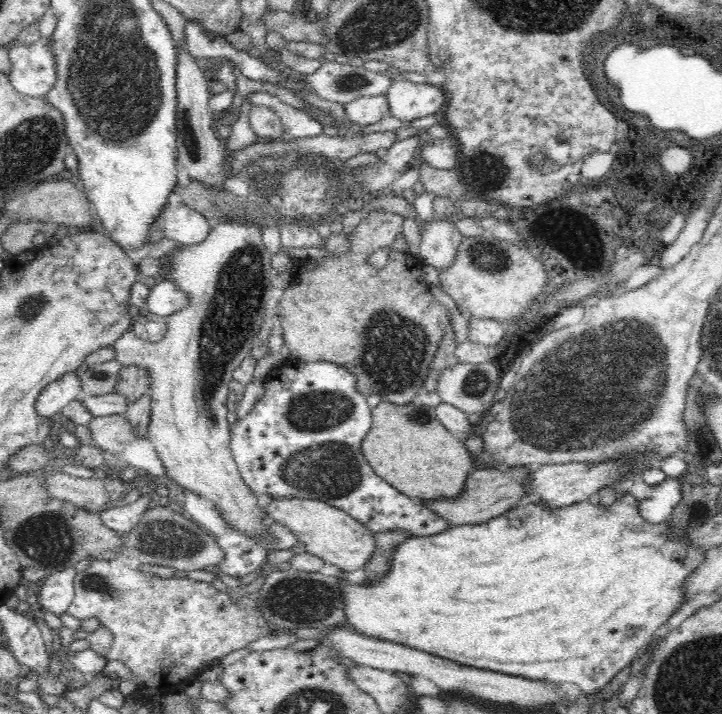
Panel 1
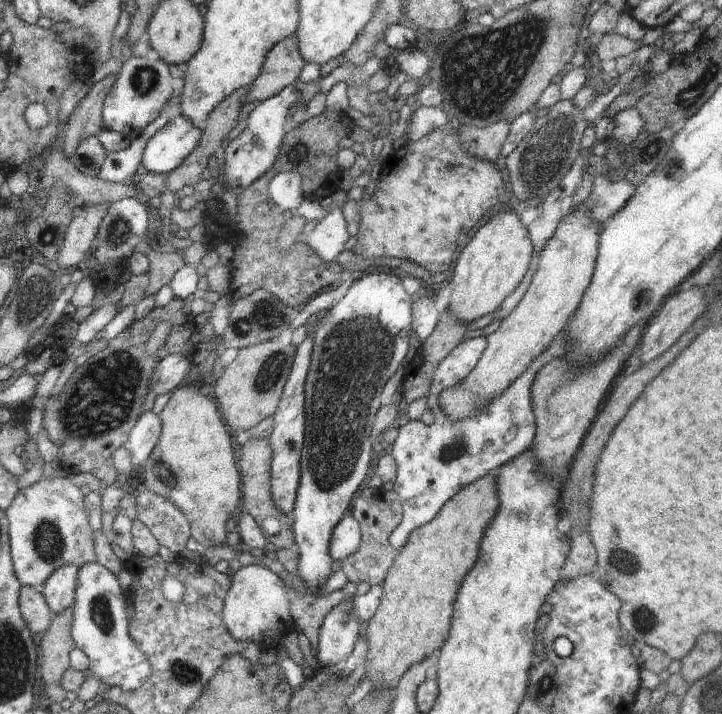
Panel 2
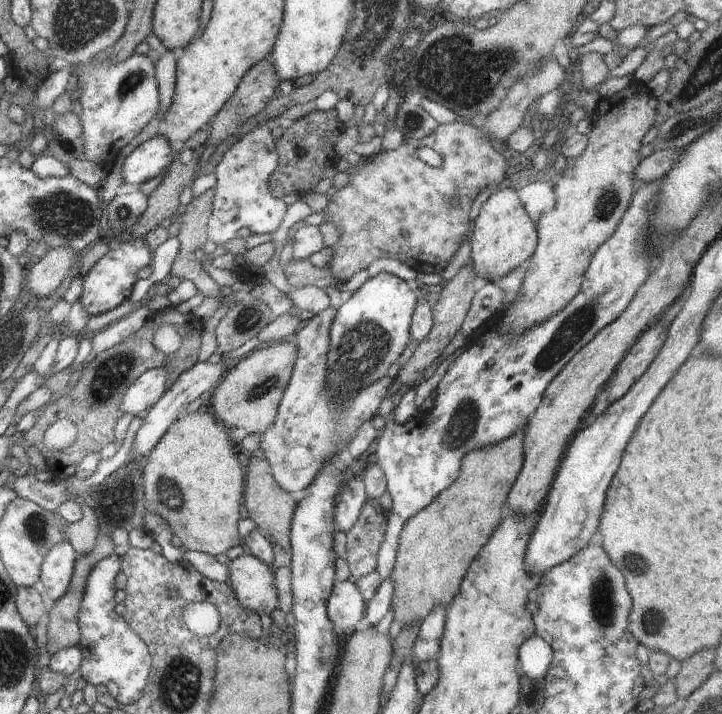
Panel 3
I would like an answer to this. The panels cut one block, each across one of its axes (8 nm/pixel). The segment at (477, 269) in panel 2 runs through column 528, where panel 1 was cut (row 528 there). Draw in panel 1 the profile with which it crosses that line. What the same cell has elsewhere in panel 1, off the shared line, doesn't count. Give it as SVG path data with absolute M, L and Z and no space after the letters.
M218 221L204 242L182 245L180 250L174 249L164 257L162 278L174 282L182 292L186 292L186 296L190 296L190 304L184 310L178 310L165 318L166 334L163 339L155 343L144 341L135 336L131 325L113 344L116 362L122 367L142 367L150 375L151 419L147 436L165 466L163 478L178 482L192 492L210 499L223 514L227 525L254 539L269 537L268 514L265 514L253 490L243 481L233 459L231 425L226 421L226 397L233 374L244 358L251 354L260 326L266 320L269 306L276 297L271 282L275 276L271 266L273 254L264 246L262 235L263 228L250 221Z

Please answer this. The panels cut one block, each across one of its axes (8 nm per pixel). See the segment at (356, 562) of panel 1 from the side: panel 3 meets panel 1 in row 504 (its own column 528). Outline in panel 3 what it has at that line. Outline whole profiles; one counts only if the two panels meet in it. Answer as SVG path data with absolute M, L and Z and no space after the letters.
M636 78L626 89L609 97L599 97L586 150L581 157L576 158L573 168L565 168L562 172L555 173L556 204L550 212L542 215L537 224L537 245L528 262L521 289L501 320L504 331L517 335L529 329L531 332L532 327L548 321L551 316L568 306L579 293L593 254L616 232L630 206L636 189L633 172L642 160L638 151L642 147L642 138L646 136L646 132L656 125L656 117L657 98L644 82L639 82Z

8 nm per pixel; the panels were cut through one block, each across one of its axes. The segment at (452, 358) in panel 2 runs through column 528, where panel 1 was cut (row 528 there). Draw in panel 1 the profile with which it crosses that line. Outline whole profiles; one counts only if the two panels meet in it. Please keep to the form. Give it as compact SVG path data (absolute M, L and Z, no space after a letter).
M296 359L294 366L275 366L265 377L265 383L263 397L242 420L230 426L230 446L233 452L233 459L237 464L243 481L253 490L261 504L266 504L270 499L302 498L322 500L322 502L326 502L326 504L330 504L334 508L347 512L350 517L356 518L356 521L359 521L360 524L374 533L398 530L408 533L408 536L419 537L435 535L450 527L448 521L438 517L438 514L432 512L427 506L422 506L421 503L396 490L391 484L380 478L364 458L361 444L372 426L371 408L366 401L366 396L357 389L358 384L350 372L346 372L342 366L334 364L332 361L303 361Z

